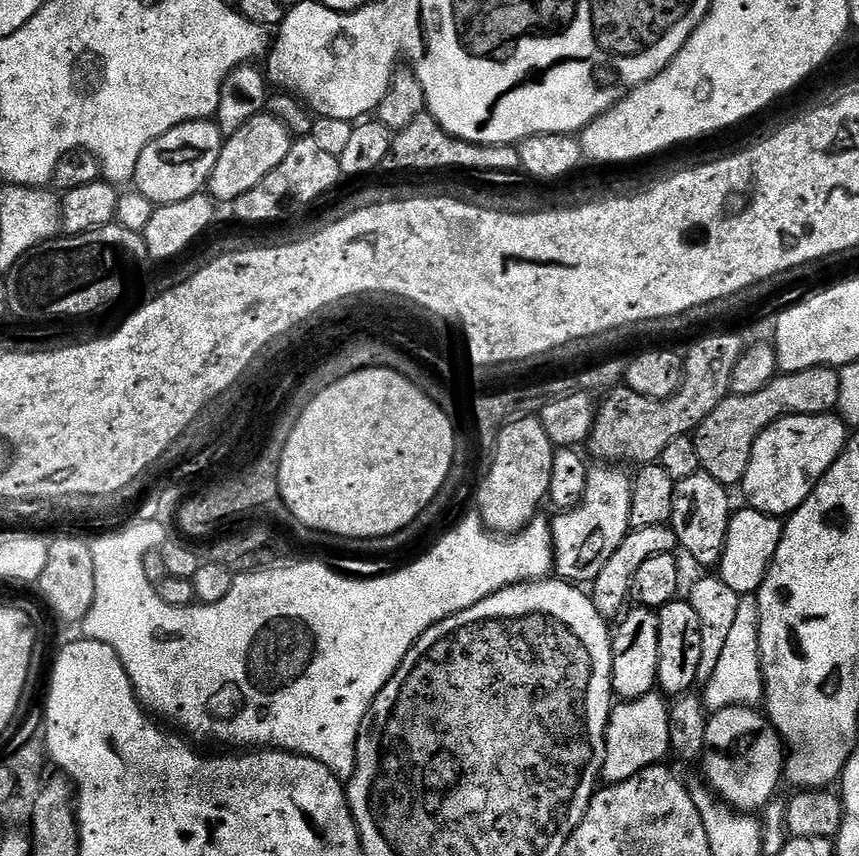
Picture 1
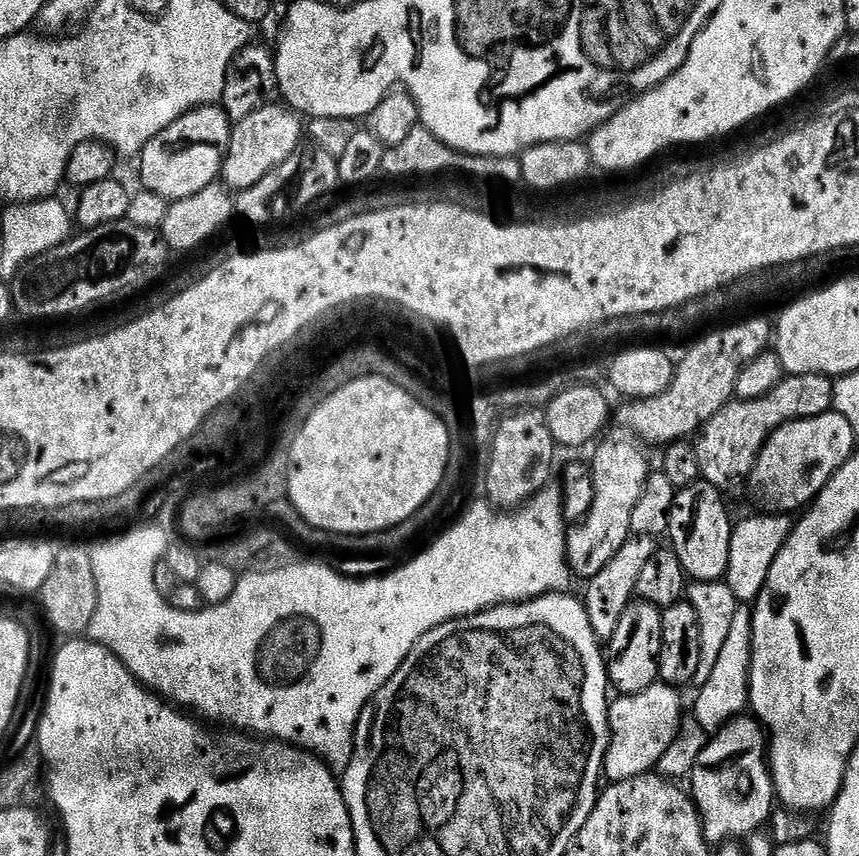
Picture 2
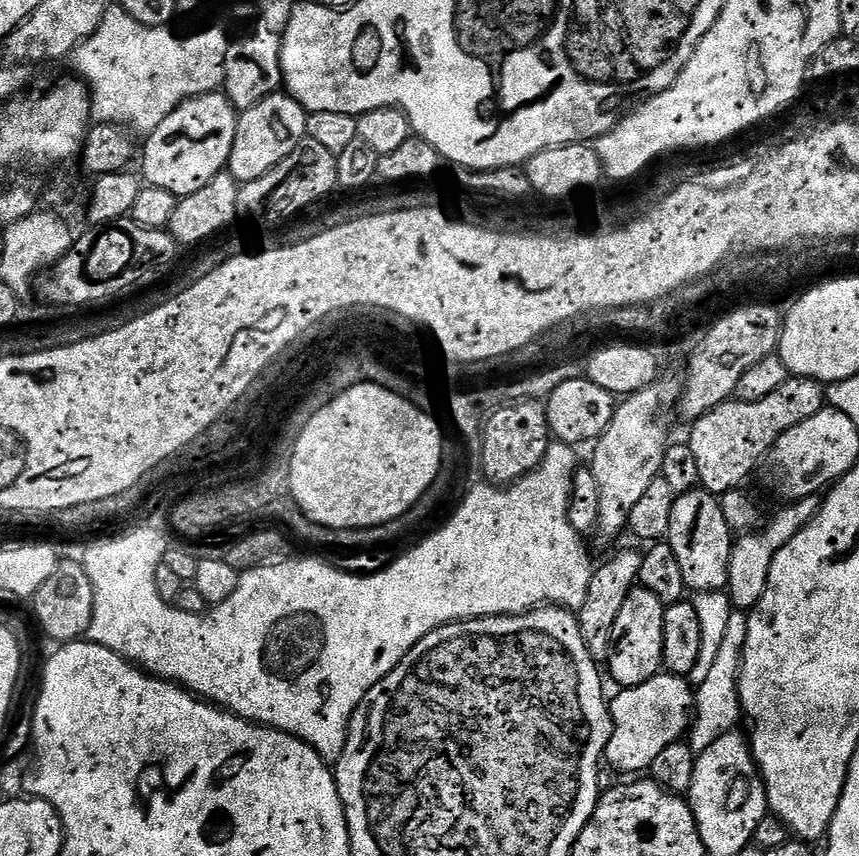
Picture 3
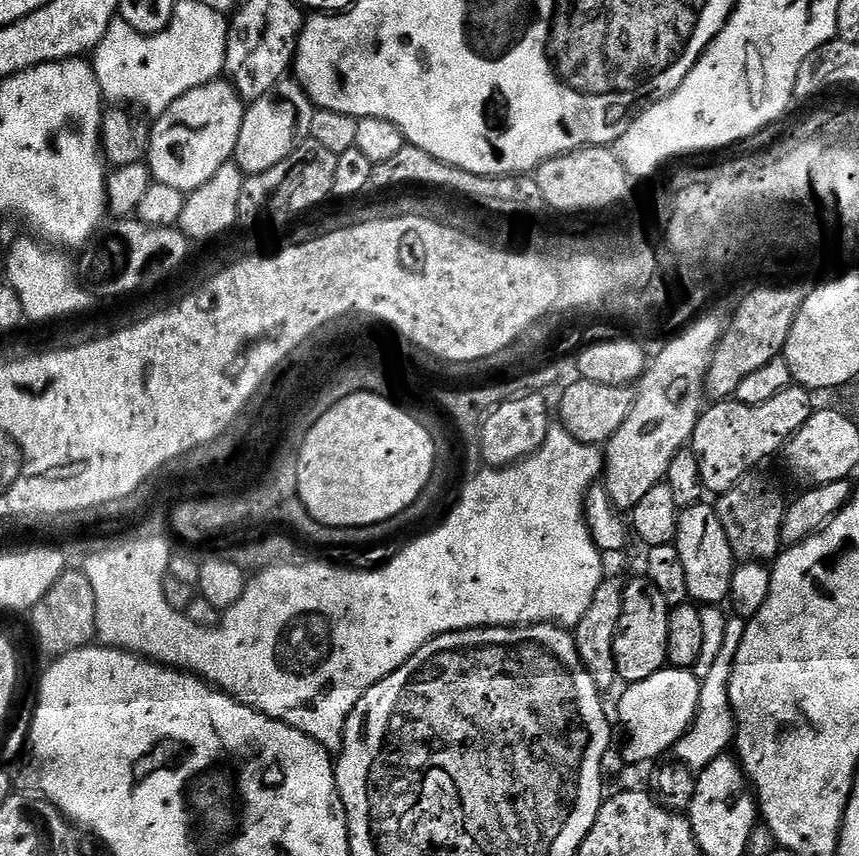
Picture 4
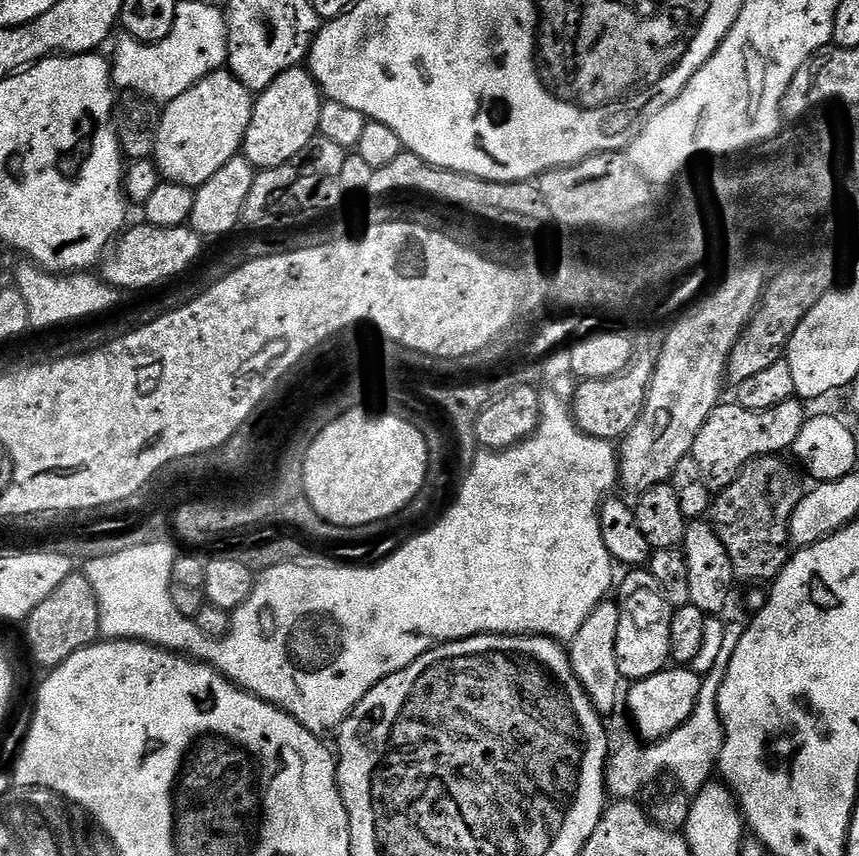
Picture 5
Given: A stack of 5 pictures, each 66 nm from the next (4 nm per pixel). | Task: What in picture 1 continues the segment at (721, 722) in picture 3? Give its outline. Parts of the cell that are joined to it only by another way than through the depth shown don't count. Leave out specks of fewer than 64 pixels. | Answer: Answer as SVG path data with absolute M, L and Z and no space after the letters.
M741 595L738 602L738 614L730 626L730 634L722 645L722 654L718 658L718 666L714 666L714 674L710 674L708 683L703 685L702 699L709 713L717 712L730 706L751 705L763 701L764 675L760 665L760 611L755 595Z

